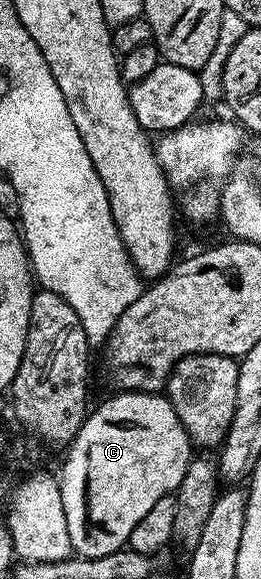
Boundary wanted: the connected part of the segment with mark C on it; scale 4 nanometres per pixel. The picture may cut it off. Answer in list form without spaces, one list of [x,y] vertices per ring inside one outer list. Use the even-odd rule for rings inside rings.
[[[117,391],[112,395],[114,397],[107,398],[94,413],[92,410],[86,416],[81,429],[77,433],[77,437],[74,441],[70,441],[67,446],[69,454],[66,455],[65,462],[61,465],[61,475],[59,474],[64,514],[67,517],[68,534],[71,537],[73,553],[77,557],[106,557],[112,553],[118,553],[120,549],[126,548],[129,544],[131,531],[135,531],[139,519],[143,519],[143,515],[147,515],[147,511],[151,511],[151,507],[155,507],[155,503],[159,503],[159,499],[177,492],[177,488],[182,482],[183,475],[186,474],[191,460],[191,453],[189,453],[191,442],[189,436],[179,419],[179,415],[175,415],[175,407],[169,402],[168,396],[161,393],[135,393],[132,391]]]

